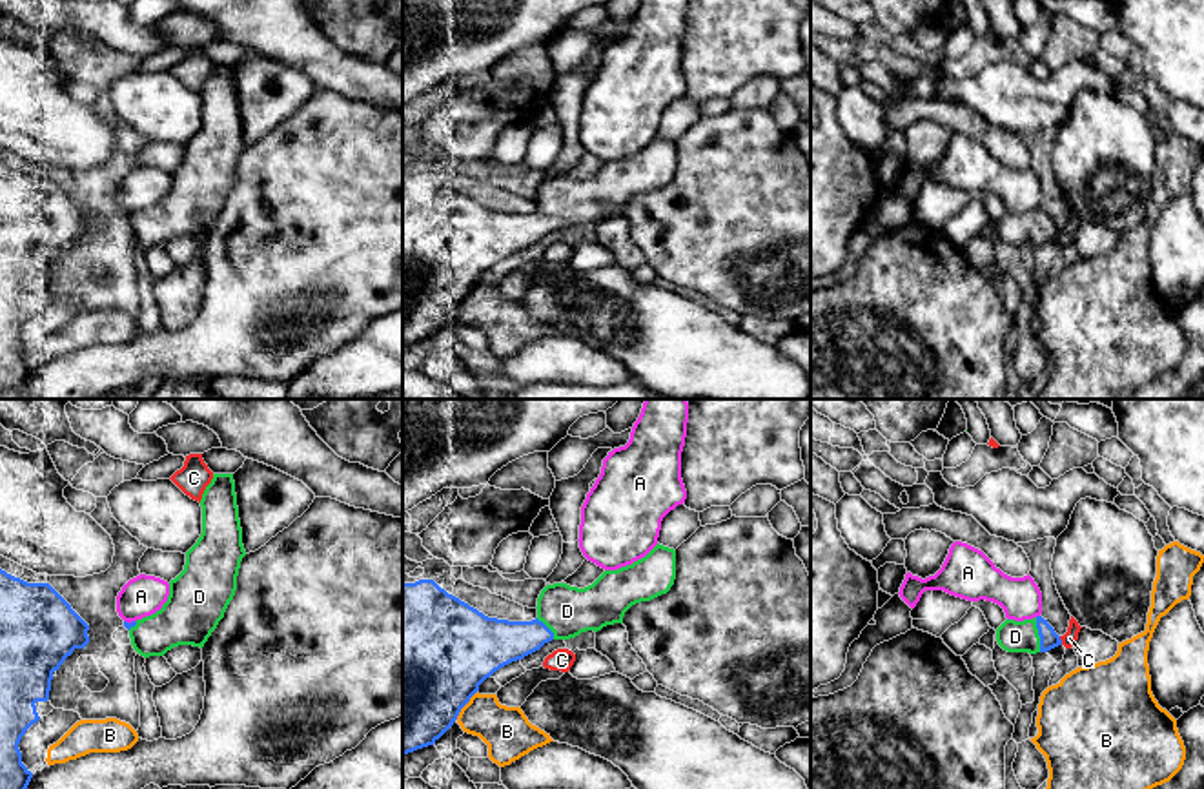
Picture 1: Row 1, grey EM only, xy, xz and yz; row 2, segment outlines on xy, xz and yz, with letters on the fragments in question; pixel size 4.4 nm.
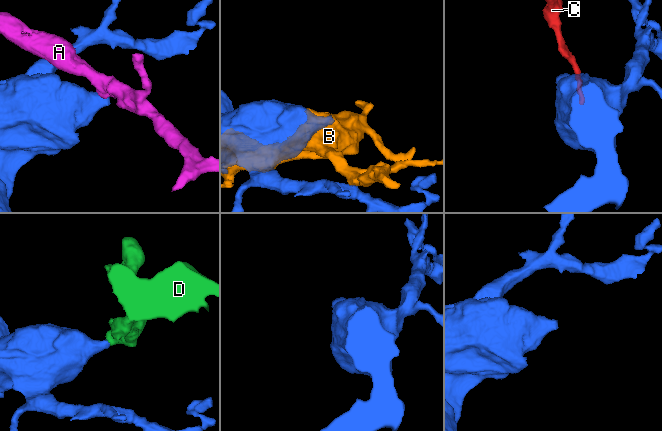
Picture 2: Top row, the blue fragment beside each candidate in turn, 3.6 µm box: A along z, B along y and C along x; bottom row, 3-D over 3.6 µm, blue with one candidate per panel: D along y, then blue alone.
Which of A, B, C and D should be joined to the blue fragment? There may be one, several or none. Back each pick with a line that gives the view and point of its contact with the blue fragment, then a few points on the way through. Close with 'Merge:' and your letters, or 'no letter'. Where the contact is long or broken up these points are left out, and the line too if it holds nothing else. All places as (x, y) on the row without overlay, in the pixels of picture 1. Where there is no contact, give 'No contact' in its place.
D: Touches blue at yz (1039, 226). Path across: yz (1048, 228), (1039, 226), (1015, 228)
Merge: D

